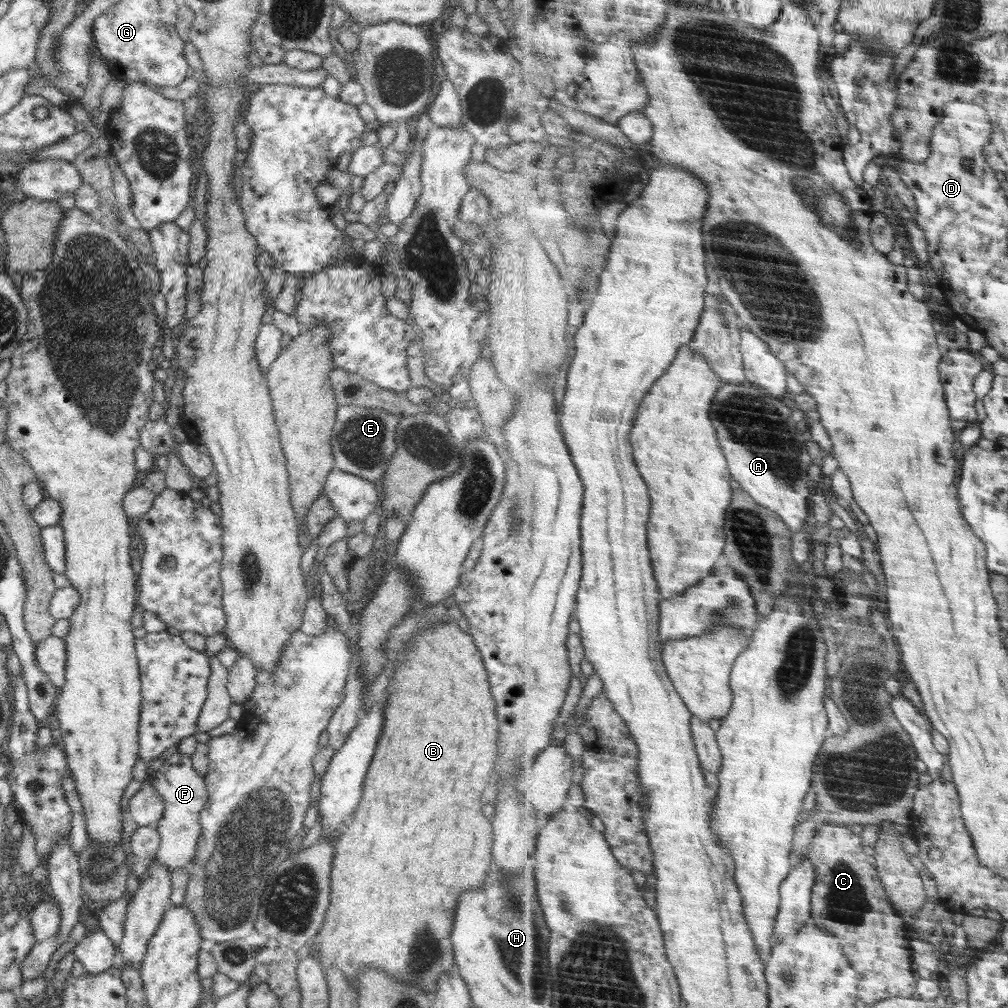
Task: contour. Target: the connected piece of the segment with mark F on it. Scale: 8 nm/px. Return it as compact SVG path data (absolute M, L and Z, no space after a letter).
M179 752L170 755L163 765L153 773L152 783L158 794L164 799L163 815L154 825L159 832L161 841L150 868L140 877L140 880L158 863L162 863L170 872L190 867L191 860L194 860L194 856L196 856L197 842L202 832L199 823L200 811L208 802L208 789L203 776L194 770L188 755Z

